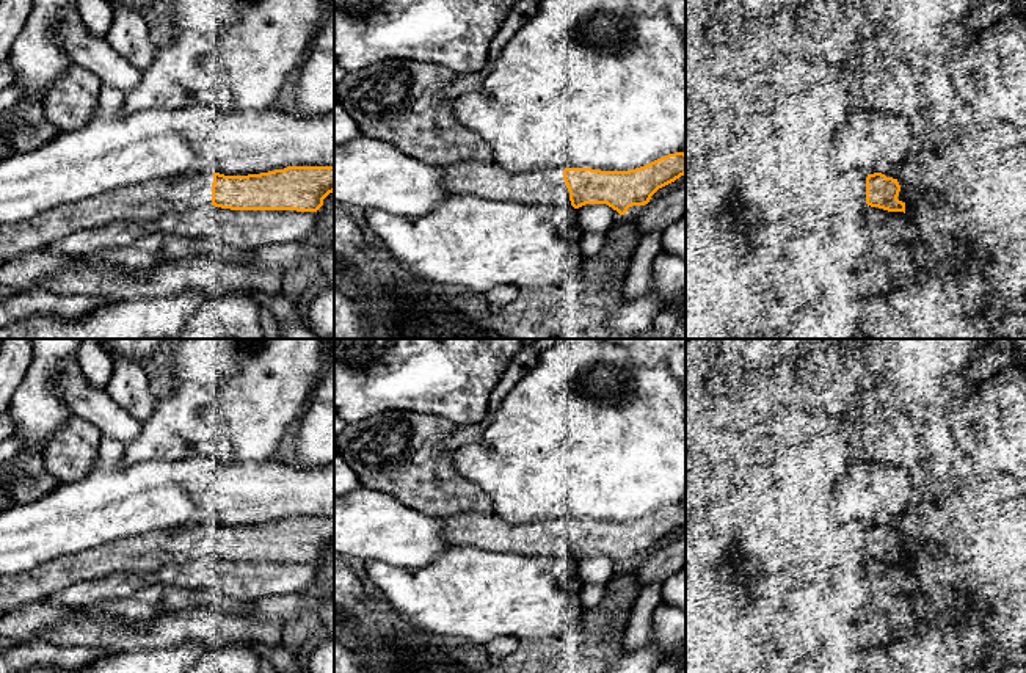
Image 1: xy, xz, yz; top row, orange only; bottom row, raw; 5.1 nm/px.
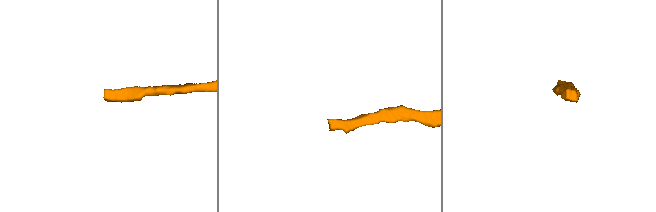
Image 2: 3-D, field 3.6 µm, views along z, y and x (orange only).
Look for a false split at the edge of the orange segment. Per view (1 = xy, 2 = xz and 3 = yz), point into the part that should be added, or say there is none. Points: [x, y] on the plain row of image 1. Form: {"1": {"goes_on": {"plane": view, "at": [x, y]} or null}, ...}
{"1": {"goes_on": {"plane": "xy", "at": [148, 552]}}, "2": {"goes_on": {"plane": "xz", "at": [468, 527]}}, "3": {"goes_on": {"plane": "yz", "at": [901, 545]}}}

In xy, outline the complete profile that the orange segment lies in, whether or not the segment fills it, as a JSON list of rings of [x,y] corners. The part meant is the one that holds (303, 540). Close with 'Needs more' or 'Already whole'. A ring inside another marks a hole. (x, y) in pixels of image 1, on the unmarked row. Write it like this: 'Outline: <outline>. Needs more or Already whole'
Outline: [[[287,518],[260,526],[224,527],[193,524],[174,530],[155,530],[124,537],[96,547],[56,557],[27,573],[0,577],[0,618],[17,607],[44,601],[64,588],[115,573],[155,573],[168,563],[187,563],[207,557],[231,562],[297,562],[317,563],[334,543],[334,518]]]. Needs more

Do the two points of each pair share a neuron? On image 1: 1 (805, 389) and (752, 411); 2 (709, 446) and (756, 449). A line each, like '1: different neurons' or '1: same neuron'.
1: different neurons
2: same neuron

